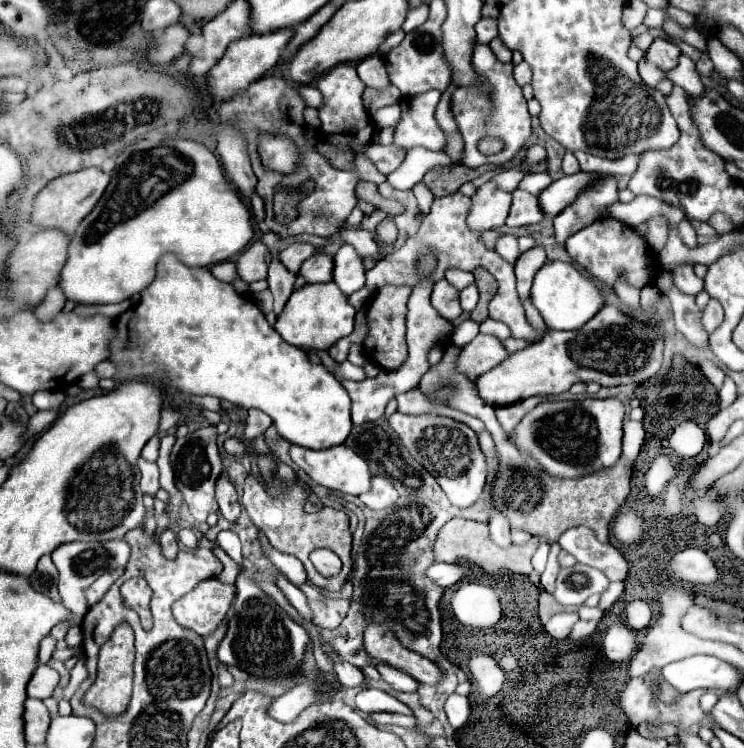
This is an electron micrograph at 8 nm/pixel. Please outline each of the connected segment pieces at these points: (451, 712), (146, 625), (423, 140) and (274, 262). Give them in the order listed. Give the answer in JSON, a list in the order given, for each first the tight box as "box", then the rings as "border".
[{"box":[445,693,471,729],"border":[[[453,693],[447,703],[445,703],[445,713],[447,713],[447,719],[451,723],[453,729],[461,729],[469,715],[471,715],[471,705],[469,705],[469,699],[467,697],[461,697],[457,693]]]},{"box":[123,579,153,631],"border":[[[129,579],[123,583],[123,599],[129,607],[133,607],[139,617],[141,617],[141,625],[145,631],[149,631],[153,627],[153,617],[151,617],[151,587],[147,585],[145,579]]]},{"box":[393,91,445,151],"border":[[[427,91],[415,97],[403,97],[401,105],[401,121],[395,127],[393,143],[405,149],[411,147],[427,147],[431,151],[441,151],[445,145],[445,135],[435,123],[435,107],[439,103],[439,91]]]},{"box":[267,251,295,315],"border":[[[271,251],[267,283],[269,283],[269,291],[273,293],[273,299],[275,299],[273,311],[279,315],[283,305],[287,303],[289,295],[293,293],[293,283],[295,283],[295,275],[291,271],[283,269],[283,265],[279,261],[279,251]]]}]

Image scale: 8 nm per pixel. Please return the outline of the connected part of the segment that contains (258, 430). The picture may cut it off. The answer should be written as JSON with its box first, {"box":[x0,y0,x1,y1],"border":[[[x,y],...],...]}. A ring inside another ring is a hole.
{"box":[243,409,273,439],"border":[[[249,409],[247,417],[243,419],[245,437],[247,437],[247,439],[255,439],[255,437],[263,435],[263,433],[271,427],[271,423],[273,423],[273,421],[271,421],[263,411],[259,411],[259,409]]]}

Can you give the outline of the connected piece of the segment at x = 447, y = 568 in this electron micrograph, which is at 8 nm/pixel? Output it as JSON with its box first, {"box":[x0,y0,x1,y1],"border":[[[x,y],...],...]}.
{"box":[427,561,465,587],"border":[[[439,561],[435,567],[431,567],[427,571],[427,577],[433,577],[435,583],[441,587],[451,587],[465,577],[465,569],[457,563],[441,563]]]}

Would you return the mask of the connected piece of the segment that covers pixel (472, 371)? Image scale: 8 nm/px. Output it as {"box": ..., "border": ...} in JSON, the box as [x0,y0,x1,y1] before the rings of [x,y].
{"box":[457,333,509,381],"border":[[[479,333],[469,345],[461,349],[461,355],[457,359],[457,371],[475,381],[475,377],[487,373],[507,357],[509,351],[495,335]]]}

